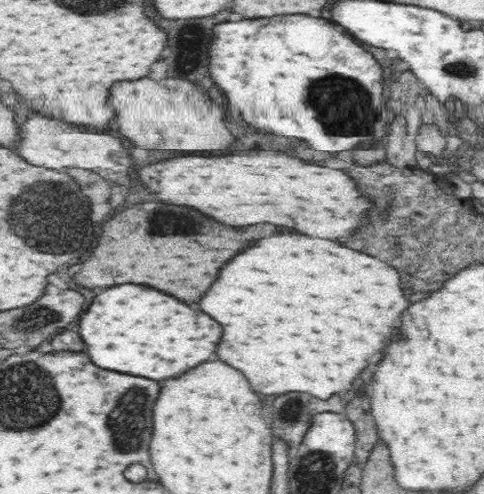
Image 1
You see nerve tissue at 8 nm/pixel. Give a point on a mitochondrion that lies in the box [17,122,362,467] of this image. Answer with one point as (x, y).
(126, 423)

